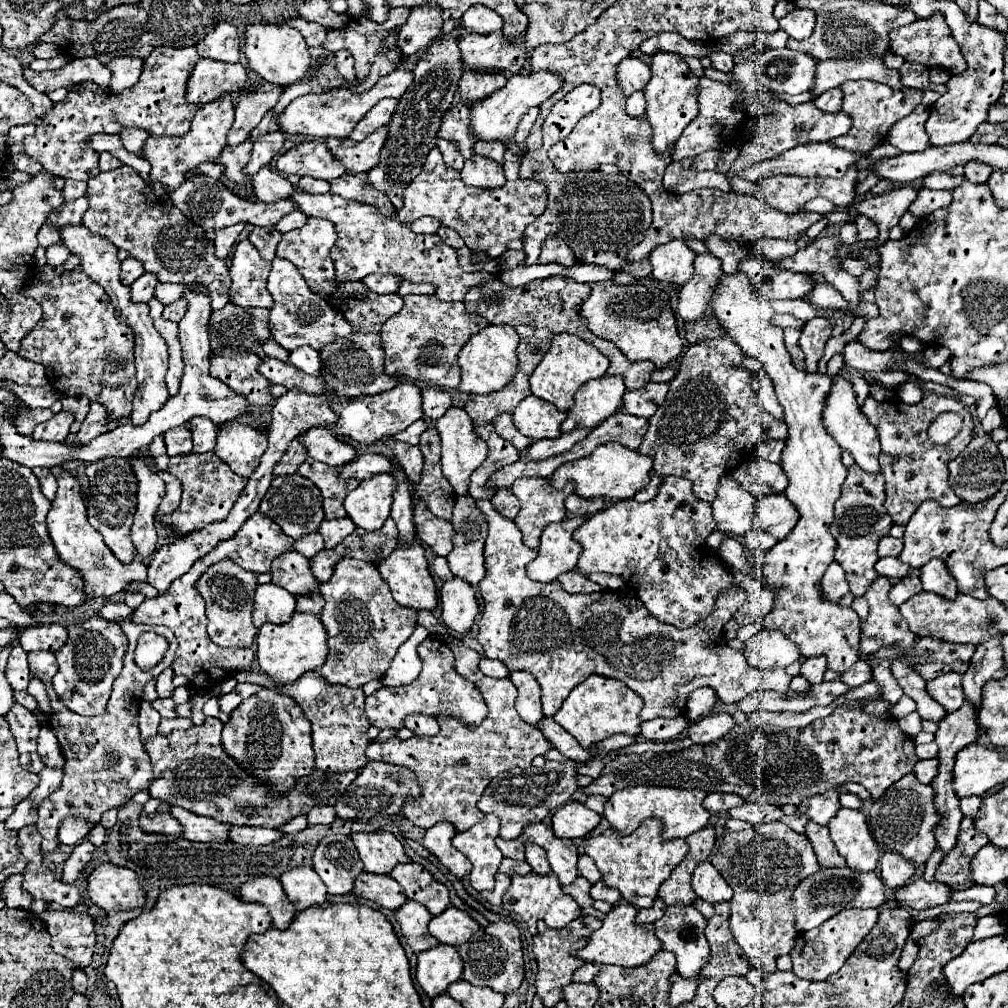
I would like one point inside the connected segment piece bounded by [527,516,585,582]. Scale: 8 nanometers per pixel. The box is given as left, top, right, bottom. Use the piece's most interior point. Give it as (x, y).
(558, 553)

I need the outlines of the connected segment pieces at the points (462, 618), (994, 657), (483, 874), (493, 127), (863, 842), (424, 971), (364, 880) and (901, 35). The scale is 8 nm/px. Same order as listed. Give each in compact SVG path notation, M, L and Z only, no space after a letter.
M453 576L451 580L443 582L441 604L443 604L443 622L451 630L459 634L471 630L475 616L479 612L479 602L475 590L465 580Z
M1001 636L991 638L985 644L979 644L969 670L963 674L963 690L969 702L981 704L981 690L987 680L1003 678L1007 674L1007 668L1003 664L1003 650L1001 650Z
M493 814L483 816L483 820L467 832L457 832L453 836L453 846L463 852L473 864L469 880L477 892L493 890L493 876L503 860L501 850L495 846L497 836L499 818Z
M537 72L537 74L513 74L507 80L507 86L493 92L489 98L477 102L471 108L471 126L473 126L473 134L481 140L499 140L499 142L508 143L509 150L513 154L521 157L522 154L515 142L515 128L521 120L521 116L533 108L533 106L541 106L545 100L549 100L561 86L563 86L563 78L551 72Z
M841 808L833 822L827 824L831 840L839 854L847 860L847 866L861 872L873 872L879 862L879 848L867 828L865 814L861 810Z
M439 944L417 958L417 982L429 998L445 994L447 986L461 980L463 960L455 946Z
M367 872L359 874L353 894L365 900L371 900L387 910L397 910L407 902L405 892L401 890L401 886L397 886L397 882L391 876L379 876L379 874L367 874Z
M933 14L929 20L915 20L909 26L897 28L889 32L889 48L893 54L903 56L909 62L919 62L927 68L945 68L951 74L961 74L965 70L965 58L957 42L953 42L953 34L941 14Z

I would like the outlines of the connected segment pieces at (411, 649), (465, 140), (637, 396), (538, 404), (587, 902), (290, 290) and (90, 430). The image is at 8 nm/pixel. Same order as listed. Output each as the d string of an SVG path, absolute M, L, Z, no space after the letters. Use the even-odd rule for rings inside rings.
M417 626L409 640L397 650L395 658L391 660L389 670L383 676L383 686L405 686L413 682L421 672L421 660L417 656L417 646L429 636L423 626Z
M463 102L453 104L443 115L437 136L457 142L465 158L473 156L475 138L473 134L469 134L469 106Z
M649 382L649 386L641 390L627 390L623 396L623 404L627 406L625 410L633 416L643 416L651 418L655 410L665 402L665 396L669 392L667 382Z
M533 394L513 410L513 422L517 430L533 440L561 436L561 422L565 416L567 414L557 410L551 402L545 402Z
M579 876L573 884L563 886L565 894L569 894L581 908L593 906L593 898L591 898L591 894L589 894L589 888L591 888L591 884L589 884L585 878L581 878L581 876Z
M283 258L273 260L273 268L267 278L267 290L273 296L273 308L269 316L271 338L289 352L299 346L311 346L319 350L327 342L333 342L339 336L349 336L353 332L351 324L343 318L343 314L331 308L321 296L311 292L303 276L297 272L297 268L293 268Z
M95 402L95 404L91 404L91 410L89 410L87 418L83 420L77 438L79 438L81 444L87 444L87 442L91 442L95 436L105 434L107 430L113 430L113 428L121 426L121 422L129 422L129 418L123 418L123 420L113 422L113 420L109 420L105 406L101 406L99 402Z

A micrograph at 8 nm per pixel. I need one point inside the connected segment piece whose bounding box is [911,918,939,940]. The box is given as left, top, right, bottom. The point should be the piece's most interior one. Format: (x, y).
(920, 929)

